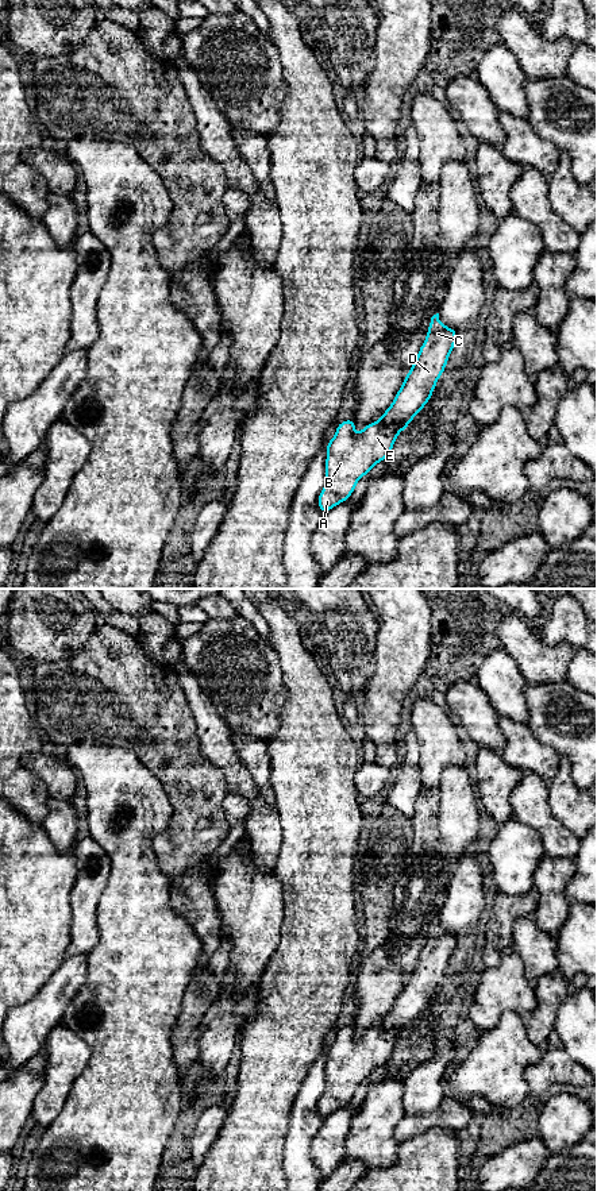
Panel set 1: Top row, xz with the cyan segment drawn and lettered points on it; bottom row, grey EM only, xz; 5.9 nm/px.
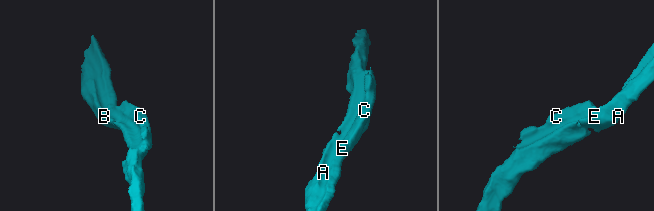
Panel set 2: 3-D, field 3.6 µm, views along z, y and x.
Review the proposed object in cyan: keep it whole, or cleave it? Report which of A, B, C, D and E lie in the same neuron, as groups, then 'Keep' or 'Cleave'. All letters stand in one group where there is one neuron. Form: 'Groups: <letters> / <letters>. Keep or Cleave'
Groups: A B E / C D. Cleave

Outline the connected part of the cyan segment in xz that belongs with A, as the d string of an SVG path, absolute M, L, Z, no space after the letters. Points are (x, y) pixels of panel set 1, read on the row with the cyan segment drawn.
M354 420L338 424L335 436L327 442L326 483L319 494L319 509L326 513L348 500L357 482L386 459L401 432L396 424L381 420L367 424L358 435Z

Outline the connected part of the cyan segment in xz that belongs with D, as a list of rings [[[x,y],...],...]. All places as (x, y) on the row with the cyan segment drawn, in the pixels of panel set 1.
[[[439,313],[430,321],[427,338],[404,378],[393,402],[381,416],[382,424],[396,424],[404,431],[413,417],[430,401],[436,382],[443,374],[448,356],[455,346],[457,329],[439,320]]]

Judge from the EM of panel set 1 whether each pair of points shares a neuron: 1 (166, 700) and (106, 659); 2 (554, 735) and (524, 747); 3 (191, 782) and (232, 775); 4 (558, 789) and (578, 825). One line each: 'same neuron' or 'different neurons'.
1: same neuron
2: different neurons
3: different neurons
4: same neuron

